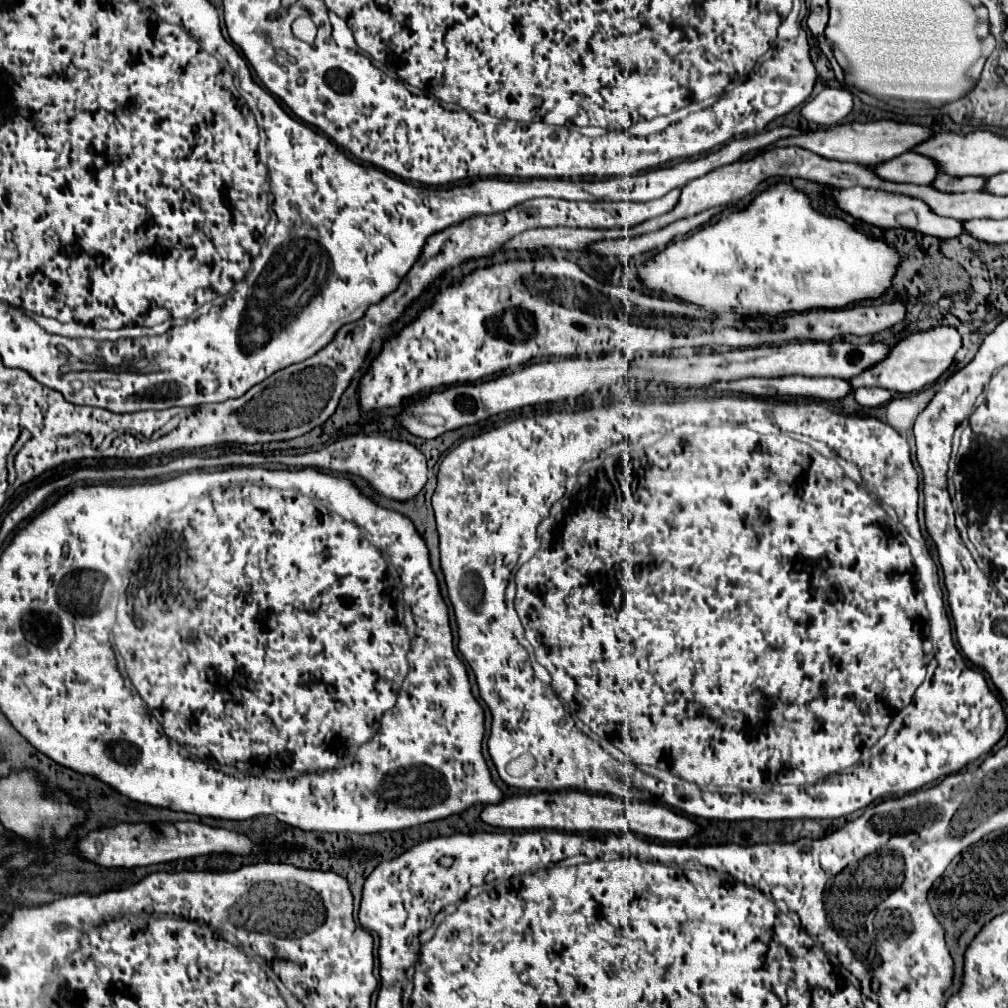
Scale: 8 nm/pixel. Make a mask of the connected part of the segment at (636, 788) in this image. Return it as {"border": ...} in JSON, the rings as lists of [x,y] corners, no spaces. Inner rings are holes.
{"border":[[[625,380],[625,386],[624,386],[624,387],[625,387],[625,388],[626,388],[626,389],[620,389],[620,384],[611,384],[611,386],[603,386],[603,388],[599,388],[599,390],[593,390],[593,388],[589,388],[589,390],[587,390],[587,392],[585,392],[585,394],[581,394],[581,396],[571,396],[571,398],[561,398],[561,400],[555,400],[555,402],[545,402],[545,404],[535,404],[535,406],[523,406],[523,408],[517,408],[517,410],[509,410],[509,412],[506,412],[506,413],[504,413],[504,414],[497,414],[497,415],[495,415],[495,416],[491,416],[491,417],[490,417],[490,418],[488,418],[488,419],[487,419],[487,420],[484,420],[484,421],[482,421],[482,422],[479,422],[479,423],[477,423],[477,424],[476,424],[476,425],[475,425],[475,426],[476,426],[476,427],[477,427],[477,428],[478,428],[478,433],[476,433],[476,434],[475,434],[475,436],[472,436],[472,437],[473,437],[473,438],[472,438],[472,437],[469,437],[469,438],[464,438],[464,439],[463,439],[463,440],[462,440],[462,441],[463,441],[463,442],[461,442],[461,444],[457,444],[457,446],[454,446],[454,447],[455,447],[455,448],[453,448],[453,450],[451,450],[451,452],[447,452],[447,456],[445,456],[445,458],[443,458],[443,462],[441,462],[441,466],[439,466],[439,474],[437,474],[437,490],[435,490],[435,494],[433,494],[433,510],[435,510],[435,521],[436,521],[436,529],[437,529],[437,532],[438,532],[438,534],[439,534],[439,540],[441,540],[441,568],[443,568],[443,574],[445,574],[445,582],[447,582],[447,588],[449,588],[449,600],[451,600],[451,604],[453,604],[453,608],[455,608],[455,618],[457,618],[457,626],[459,626],[459,636],[461,636],[461,638],[459,638],[459,652],[463,652],[463,656],[465,656],[465,660],[467,660],[467,662],[469,662],[469,666],[471,666],[471,670],[473,670],[473,674],[475,674],[475,678],[477,678],[477,680],[479,680],[479,692],[481,692],[481,698],[483,698],[483,700],[485,700],[485,704],[487,704],[487,706],[489,706],[489,710],[491,710],[491,716],[493,716],[493,724],[491,724],[491,738],[489,738],[489,754],[491,754],[491,758],[493,758],[493,764],[495,764],[495,768],[497,768],[497,772],[499,772],[499,776],[501,776],[501,780],[503,780],[503,782],[505,782],[505,784],[509,784],[509,786],[515,786],[515,788],[523,788],[523,790],[547,790],[547,792],[551,792],[551,790],[583,790],[583,792],[599,792],[599,794],[611,794],[611,796],[619,796],[619,798],[623,798],[623,800],[627,800],[627,802],[633,802],[633,800],[647,800],[647,802],[655,802],[655,804],[669,804],[669,806],[673,806],[673,808],[677,808],[677,810],[681,810],[681,812],[685,812],[685,814],[689,814],[689,816],[697,816],[697,818],[707,818],[707,820],[727,820],[727,821],[737,821],[737,820],[753,820],[753,818],[755,818],[755,820],[787,820],[787,818],[815,818],[815,820],[821,820],[821,818],[841,818],[841,816],[847,816],[847,814],[853,814],[853,812],[855,812],[855,810],[859,810],[859,808],[865,808],[865,807],[866,807],[866,806],[868,806],[868,805],[869,805],[869,804],[871,804],[871,803],[873,803],[873,802],[875,802],[875,800],[879,800],[879,798],[887,798],[887,796],[905,796],[905,794],[909,794],[909,792],[913,792],[913,790],[919,790],[919,788],[923,788],[923,786],[925,786],[925,784],[931,784],[931,782],[935,782],[935,780],[943,780],[943,778],[945,778],[945,776],[949,776],[949,774],[953,774],[953,772],[959,772],[959,770],[961,770],[961,768],[965,768],[965,766],[967,766],[967,764],[971,764],[971,762],[975,762],[975,760],[977,760],[977,758],[981,758],[981,756],[985,756],[985,754],[989,754],[989,752],[991,752],[991,750],[993,750],[993,746],[995,746],[995,744],[997,744],[997,742],[999,742],[999,740],[1001,740],[1001,738],[1003,738],[1003,736],[1005,736],[1005,732],[1007,732],[1007,718],[1005,718],[1005,710],[1003,710],[1003,706],[1001,706],[1001,702],[999,702],[999,698],[997,698],[997,696],[995,696],[995,694],[993,694],[993,692],[991,692],[991,690],[989,690],[989,686],[987,686],[987,682],[985,682],[985,676],[983,676],[983,674],[981,674],[981,672],[977,672],[977,670],[975,670],[975,672],[973,672],[973,670],[971,670],[971,668],[969,668],[969,666],[967,666],[967,664],[965,664],[965,660],[963,660],[963,656],[961,656],[961,654],[959,654],[959,652],[957,652],[957,648],[955,648],[955,646],[953,646],[953,641],[952,641],[952,635],[951,635],[951,626],[950,626],[950,622],[949,622],[949,619],[948,619],[948,615],[947,615],[947,612],[946,612],[946,608],[945,608],[945,603],[944,603],[944,600],[943,600],[943,596],[942,596],[942,592],[941,592],[941,589],[940,589],[940,580],[939,580],[939,577],[938,577],[938,573],[937,573],[937,572],[936,572],[936,571],[935,571],[935,568],[934,568],[934,563],[933,563],[933,560],[932,560],[932,558],[931,558],[931,557],[930,557],[930,555],[929,555],[929,553],[928,553],[928,550],[927,550],[927,548],[926,548],[926,547],[925,547],[925,546],[923,546],[923,545],[922,545],[922,544],[921,544],[921,543],[919,543],[919,542],[923,542],[923,540],[924,540],[924,538],[923,538],[923,536],[922,536],[922,534],[921,534],[921,529],[920,529],[920,525],[919,525],[919,522],[918,522],[918,516],[917,516],[917,511],[918,511],[918,500],[919,500],[919,494],[918,494],[918,484],[919,484],[919,483],[918,483],[918,473],[917,473],[917,472],[915,472],[915,467],[914,467],[914,465],[913,465],[913,462],[911,462],[911,450],[909,450],[909,444],[907,444],[907,440],[905,440],[905,438],[903,438],[903,436],[899,436],[899,434],[897,434],[897,432],[895,432],[895,430],[893,430],[893,428],[891,428],[891,426],[889,426],[889,424],[885,424],[885,422],[881,422],[881,420],[879,420],[879,418],[873,418],[873,416],[867,416],[867,418],[863,418],[863,415],[861,415],[861,414],[859,414],[859,413],[855,413],[855,414],[847,414],[847,413],[845,413],[845,412],[843,412],[843,411],[842,411],[842,410],[838,410],[838,409],[834,409],[834,408],[832,408],[832,407],[829,407],[829,408],[828,408],[828,407],[826,407],[826,404],[824,404],[824,403],[821,403],[821,402],[812,402],[812,403],[807,403],[807,404],[799,404],[799,405],[798,405],[798,404],[794,404],[794,403],[790,403],[790,402],[779,402],[779,401],[777,401],[777,402],[778,402],[778,403],[776,403],[776,402],[775,402],[775,401],[771,401],[771,400],[768,400],[768,399],[767,399],[767,398],[761,398],[761,397],[749,397],[749,399],[748,399],[748,397],[745,397],[745,398],[742,398],[742,397],[738,397],[738,396],[730,396],[730,395],[724,395],[724,396],[719,396],[719,397],[714,397],[714,398],[710,398],[710,397],[707,397],[707,396],[706,396],[706,397],[704,397],[704,398],[703,398],[703,399],[702,399],[702,400],[698,400],[698,401],[695,401],[695,400],[694,400],[694,401],[682,401],[682,400],[680,400],[680,401],[664,401],[664,402],[653,402],[653,400],[658,400],[658,397],[657,397],[657,398],[656,398],[656,399],[655,399],[655,398],[654,398],[654,399],[651,399],[651,398],[649,398],[649,397],[648,397],[648,396],[647,396],[647,392],[646,392],[646,390],[645,390],[645,388],[643,388],[643,392],[637,392],[637,391],[640,391],[640,390],[631,390],[631,388],[629,388],[629,386],[627,386],[627,380]],[[609,400],[623,400],[623,401],[621,401],[621,402],[619,402],[619,403],[617,403],[617,404],[610,404],[610,405],[606,405],[606,402],[607,402],[607,401],[609,401]],[[586,472],[587,472],[587,474],[585,474],[585,476],[581,476],[581,480],[579,480],[579,488],[577,488],[577,492],[575,492],[575,494],[573,494],[573,496],[571,496],[571,498],[569,498],[569,502],[565,502],[565,508],[563,508],[563,507],[562,507],[562,501],[563,501],[563,499],[565,499],[565,498],[568,498],[568,497],[569,497],[569,496],[570,496],[570,495],[571,495],[571,494],[572,494],[572,492],[573,492],[573,491],[574,491],[574,489],[575,489],[575,487],[576,487],[576,485],[577,485],[577,480],[578,480],[578,477],[579,477],[579,475],[580,475],[580,474],[583,474],[583,473],[586,473]],[[862,476],[863,476],[863,484],[865,484],[865,488],[867,488],[867,490],[869,490],[869,492],[873,492],[873,494],[877,494],[877,498],[883,498],[883,499],[884,499],[884,498],[885,498],[885,504],[889,504],[889,506],[893,506],[893,508],[895,508],[895,511],[894,511],[894,509],[893,509],[893,508],[892,508],[892,507],[884,507],[884,508],[885,508],[885,510],[883,510],[883,506],[881,506],[881,502],[879,502],[879,500],[877,500],[877,498],[873,498],[873,496],[871,496],[871,494],[869,494],[869,492],[867,492],[867,490],[865,490],[865,488],[863,488],[863,484],[862,484]],[[885,512],[897,512],[897,516],[899,516],[899,520],[901,520],[901,522],[903,522],[903,526],[905,526],[905,528],[907,528],[907,532],[908,532],[908,533],[909,533],[909,535],[910,535],[910,536],[911,536],[911,537],[912,537],[912,538],[915,538],[915,540],[919,540],[919,542],[917,542],[917,543],[918,543],[918,544],[917,544],[917,546],[919,546],[919,547],[916,547],[916,546],[915,546],[915,547],[914,547],[914,545],[915,545],[915,543],[916,543],[916,541],[915,541],[915,540],[914,540],[914,539],[912,539],[912,541],[910,541],[910,543],[909,543],[909,544],[908,544],[908,546],[907,546],[907,542],[905,542],[905,538],[903,538],[903,536],[901,536],[901,534],[899,534],[899,532],[897,532],[897,530],[893,530],[893,528],[891,528],[891,526],[889,526],[889,520],[887,520],[887,514],[885,514]],[[525,638],[527,638],[527,640],[529,640],[529,644],[531,644],[531,646],[533,646],[533,650],[535,650],[535,656],[533,656],[533,654],[529,654],[529,656],[527,656],[527,652],[525,652],[525,649],[526,649],[526,639],[525,639]],[[913,708],[914,708],[914,710],[913,710],[913,714],[911,714],[911,716],[907,716],[907,718],[906,718],[906,715],[907,715],[907,711],[906,711],[906,710],[907,710],[907,709],[913,709]],[[631,764],[634,764],[634,767],[636,767],[636,768],[637,768],[637,769],[639,769],[639,770],[641,770],[641,771],[642,771],[642,772],[643,772],[643,773],[644,773],[644,774],[645,774],[645,775],[646,775],[646,776],[634,776],[634,781],[633,781],[633,782],[625,782],[625,780],[624,780],[624,779],[623,779],[623,778],[629,778],[629,775],[628,775],[628,774],[627,774],[627,771],[628,771],[628,769],[627,769],[627,768],[628,768],[628,765],[629,765],[629,766],[630,766],[630,765],[631,765]],[[773,784],[779,784],[779,785],[780,785],[780,786],[782,786],[782,788],[781,788],[781,792],[780,792],[780,793],[779,793],[779,794],[774,794],[774,792],[775,792],[775,791],[766,791],[766,790],[765,790],[765,791],[764,791],[764,789],[765,789],[765,788],[768,788],[768,789],[769,789],[769,788],[770,788],[770,790],[771,790],[771,787],[767,787],[767,786],[773,786]]]}

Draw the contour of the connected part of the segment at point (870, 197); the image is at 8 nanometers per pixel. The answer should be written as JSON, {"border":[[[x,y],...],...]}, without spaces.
{"border":[[[861,186],[847,188],[847,190],[825,190],[823,196],[833,200],[839,206],[841,212],[845,212],[845,214],[849,214],[855,220],[861,220],[865,224],[877,226],[877,228],[905,228],[905,230],[923,232],[927,236],[935,236],[935,238],[941,238],[941,240],[955,238],[963,232],[959,220],[935,216],[933,212],[929,212],[927,206],[923,206],[921,200],[915,200],[915,198],[909,198],[909,196],[899,196],[899,194],[889,194],[889,192],[879,192],[879,190],[867,190],[867,188],[861,188]]]}

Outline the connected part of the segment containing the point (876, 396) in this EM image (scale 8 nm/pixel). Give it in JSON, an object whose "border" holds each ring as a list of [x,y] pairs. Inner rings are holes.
{"border":[[[859,388],[859,390],[855,390],[855,398],[861,406],[877,408],[877,406],[887,404],[893,398],[893,392],[883,390],[883,388]]]}

